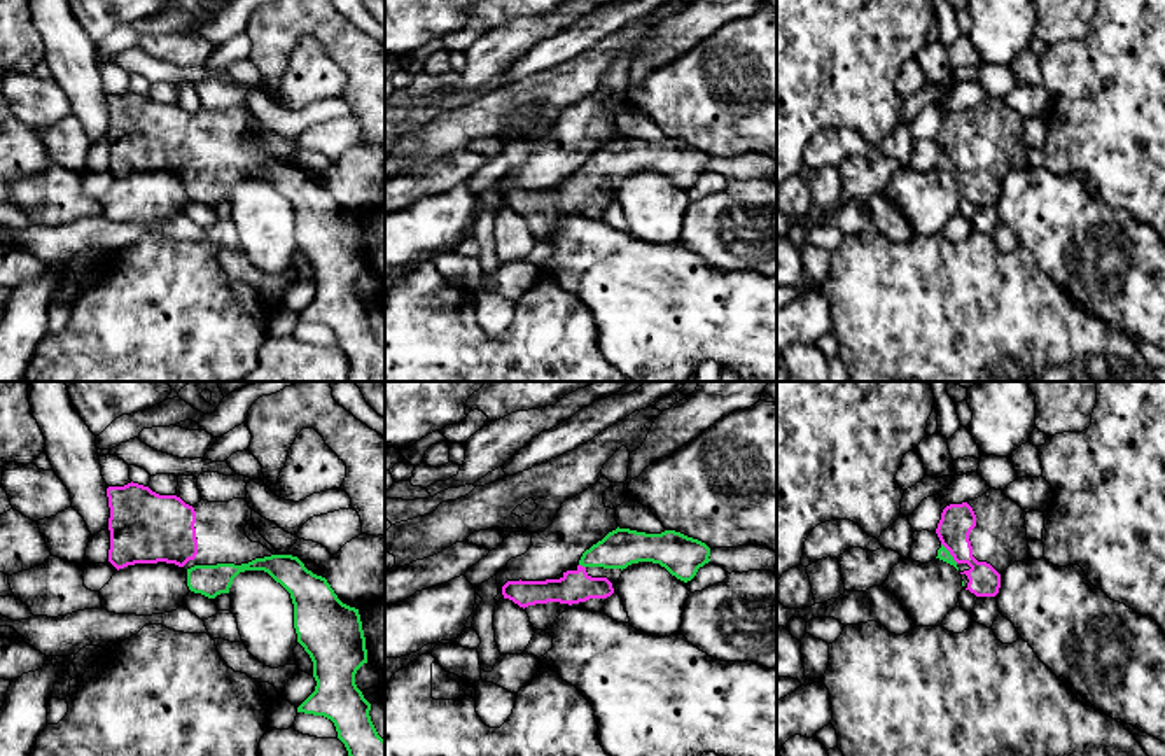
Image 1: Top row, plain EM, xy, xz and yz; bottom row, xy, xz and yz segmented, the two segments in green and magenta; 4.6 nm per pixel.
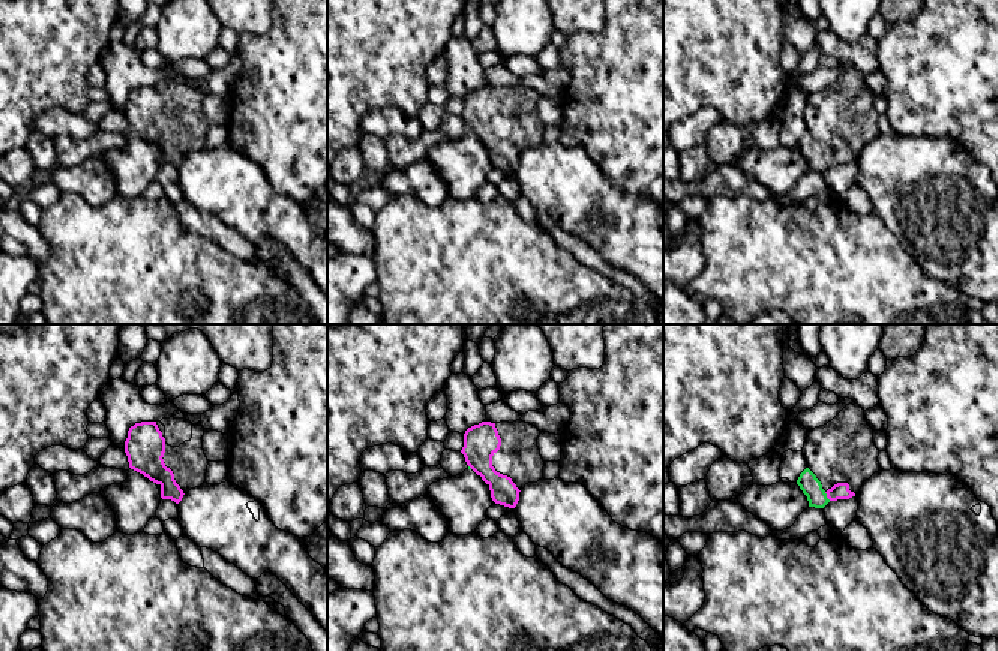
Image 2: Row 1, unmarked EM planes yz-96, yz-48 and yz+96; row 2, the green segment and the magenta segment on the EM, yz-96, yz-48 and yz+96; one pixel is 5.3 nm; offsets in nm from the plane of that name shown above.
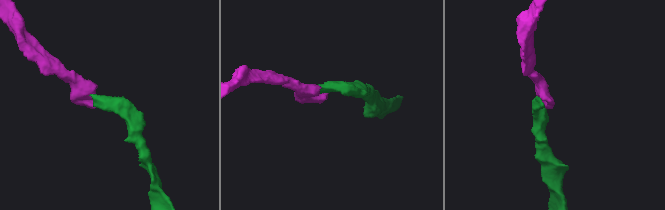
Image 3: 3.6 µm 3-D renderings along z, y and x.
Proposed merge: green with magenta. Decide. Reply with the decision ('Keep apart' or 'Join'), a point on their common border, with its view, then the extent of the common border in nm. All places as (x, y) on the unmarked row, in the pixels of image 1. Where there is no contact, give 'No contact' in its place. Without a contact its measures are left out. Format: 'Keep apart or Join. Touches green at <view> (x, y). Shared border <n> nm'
Join. Touches green at yz (948, 161). Shared border 120 nm

